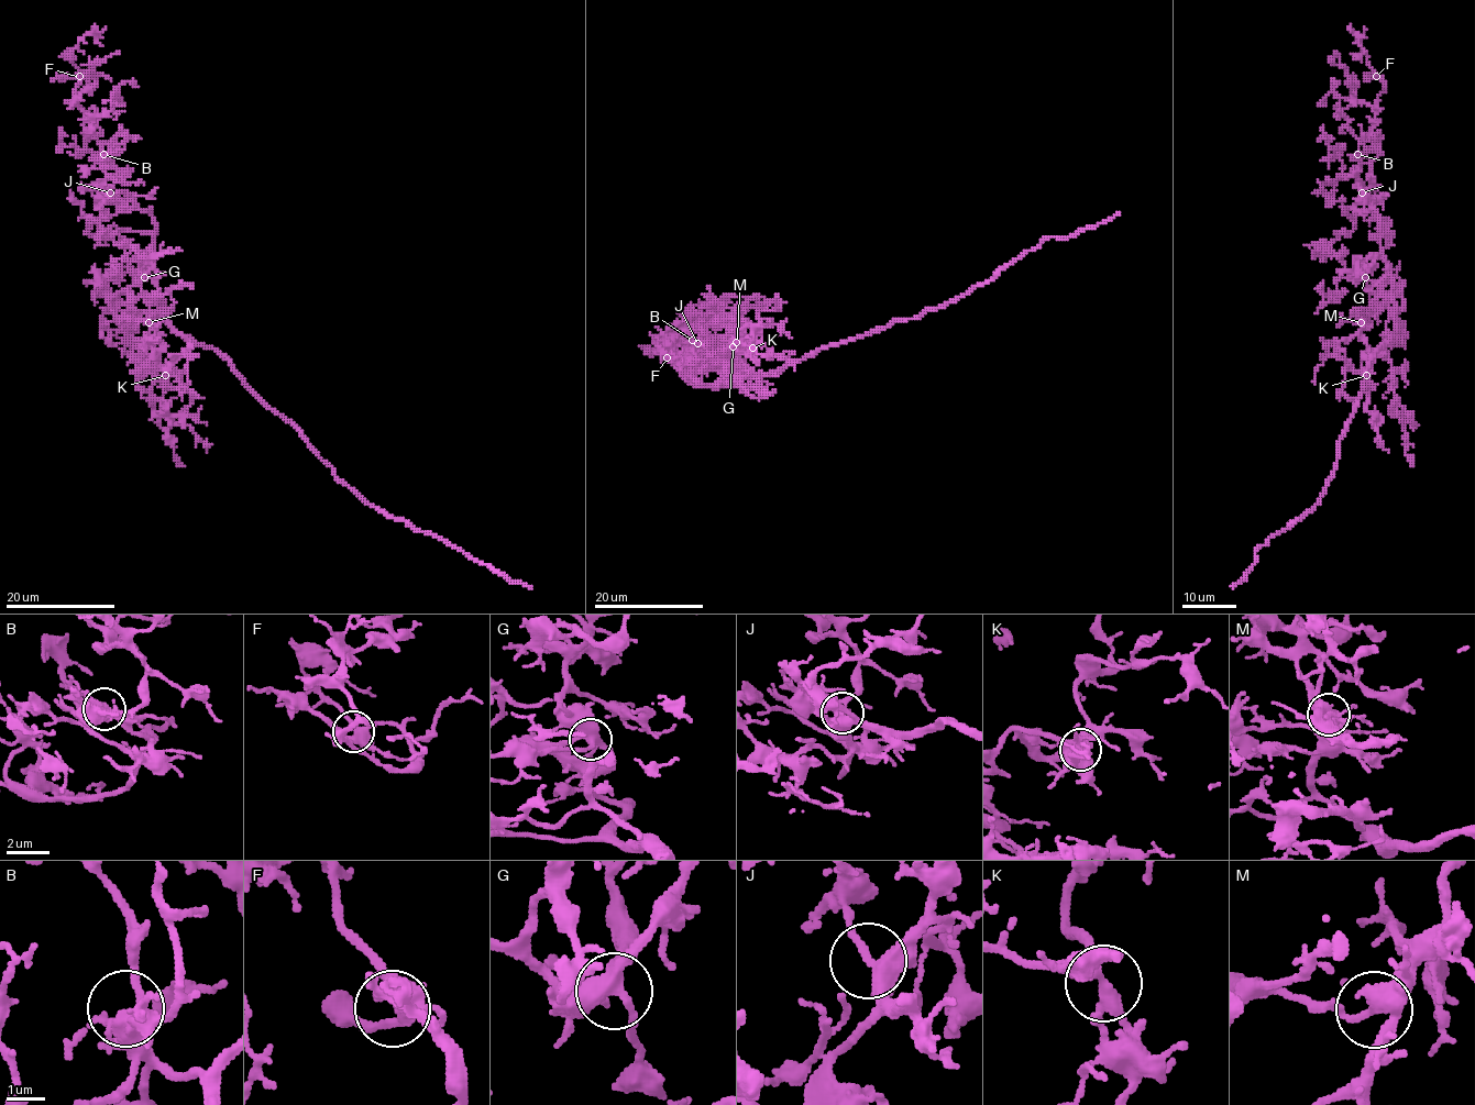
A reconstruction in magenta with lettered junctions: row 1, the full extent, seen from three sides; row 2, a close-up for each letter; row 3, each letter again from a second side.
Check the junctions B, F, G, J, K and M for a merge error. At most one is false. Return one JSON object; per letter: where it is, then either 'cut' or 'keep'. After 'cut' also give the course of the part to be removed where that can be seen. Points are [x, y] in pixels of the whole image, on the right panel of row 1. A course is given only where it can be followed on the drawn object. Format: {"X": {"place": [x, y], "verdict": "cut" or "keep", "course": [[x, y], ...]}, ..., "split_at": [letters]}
{"B": {"place": [1357, 154], "verdict": "keep"}, "F": {"place": [1376, 76], "verdict": "keep"}, "G": {"place": [1365, 277], "verdict": "keep"}, "J": {"place": [1362, 192], "verdict": "keep"}, "K": {"place": [1366, 375], "verdict": "keep"}, "M": {"place": [1361, 322], "verdict": "keep"}, "split_at": []}

